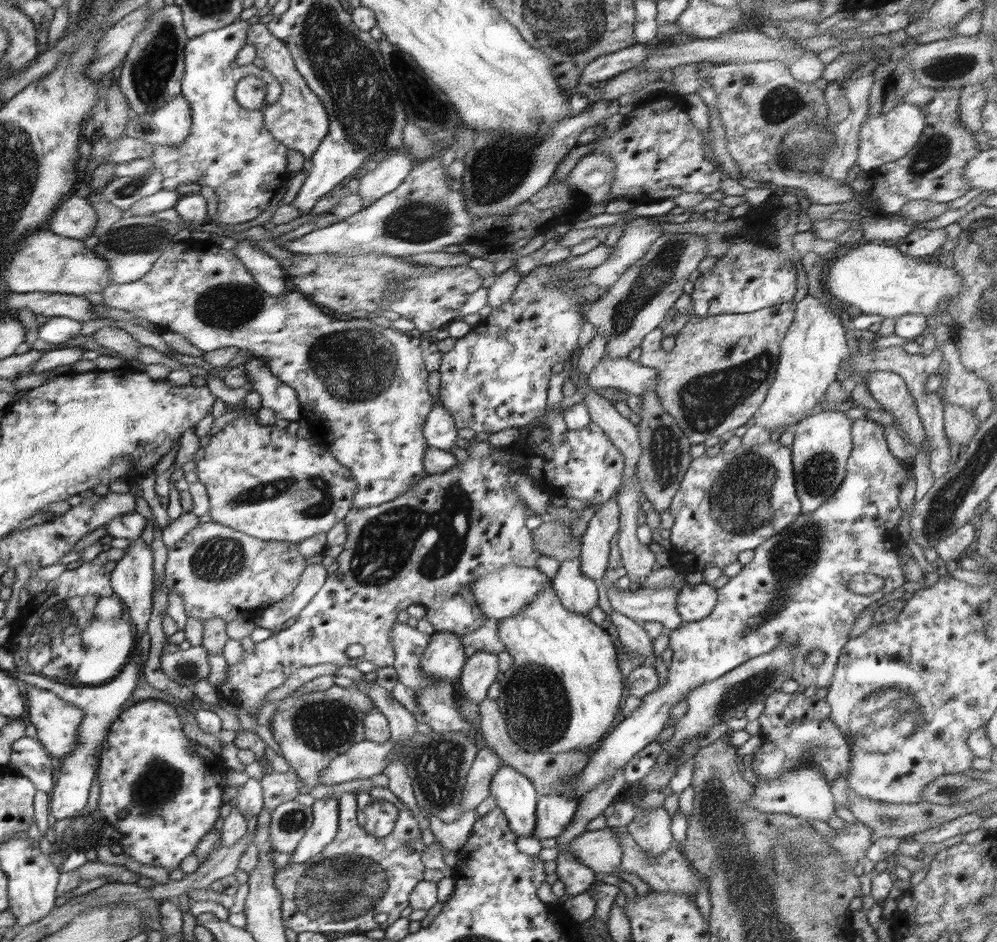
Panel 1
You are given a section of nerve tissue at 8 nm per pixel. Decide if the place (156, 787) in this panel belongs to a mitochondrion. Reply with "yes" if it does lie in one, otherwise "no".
yes

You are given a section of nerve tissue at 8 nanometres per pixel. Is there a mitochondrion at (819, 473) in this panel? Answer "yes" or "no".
yes

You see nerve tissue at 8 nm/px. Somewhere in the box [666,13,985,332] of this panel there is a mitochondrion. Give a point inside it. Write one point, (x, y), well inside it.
(934, 151)

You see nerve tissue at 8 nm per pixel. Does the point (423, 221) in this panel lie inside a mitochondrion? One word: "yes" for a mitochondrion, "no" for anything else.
yes

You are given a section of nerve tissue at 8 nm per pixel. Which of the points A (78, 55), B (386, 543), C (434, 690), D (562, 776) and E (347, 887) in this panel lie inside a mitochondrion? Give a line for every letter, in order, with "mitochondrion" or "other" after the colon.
A: other
B: mitochondrion
C: mitochondrion
D: other
E: mitochondrion

